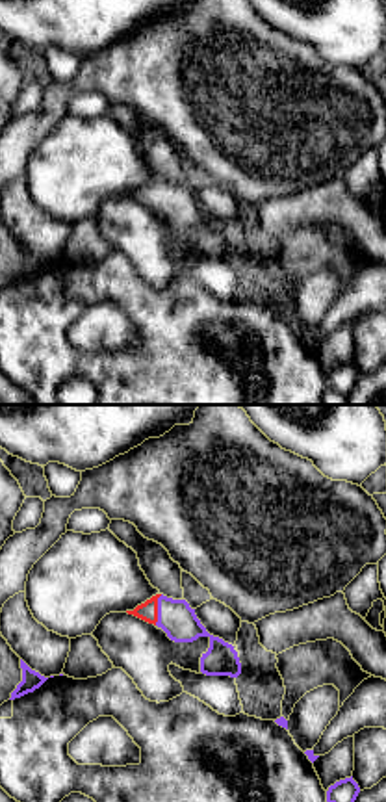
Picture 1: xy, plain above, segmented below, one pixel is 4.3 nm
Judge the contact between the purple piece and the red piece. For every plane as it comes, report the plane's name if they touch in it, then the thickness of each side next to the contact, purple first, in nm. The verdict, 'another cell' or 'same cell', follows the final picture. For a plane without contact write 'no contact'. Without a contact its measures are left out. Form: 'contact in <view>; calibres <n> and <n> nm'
contact in xy; calibres 160 and 90 nm

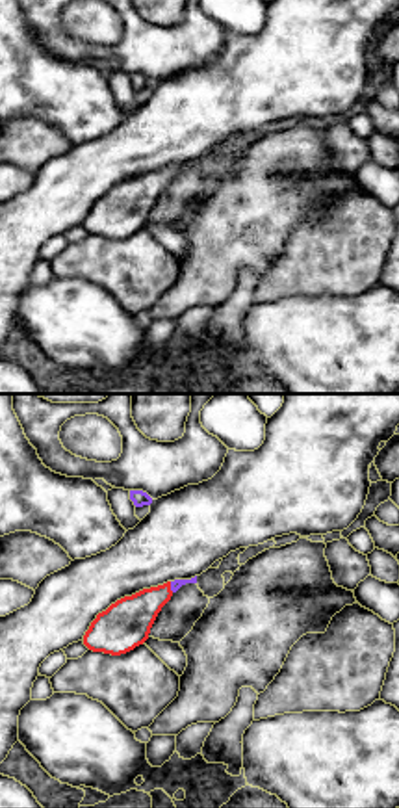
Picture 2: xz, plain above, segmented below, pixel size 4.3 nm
contact in xz; calibres 50 and 200 nm

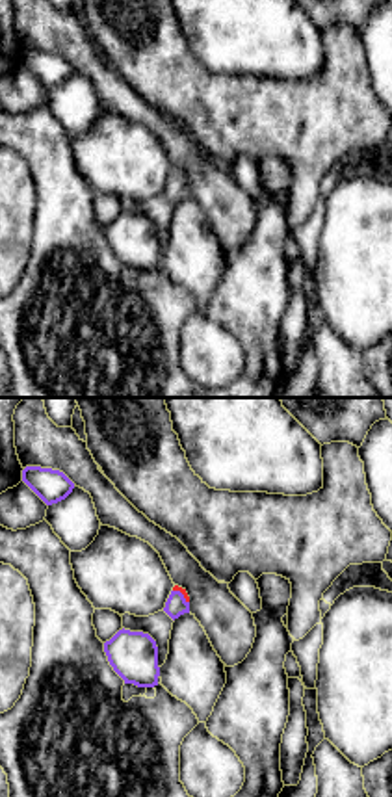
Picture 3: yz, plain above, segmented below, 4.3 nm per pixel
contact in yz; calibres 90 and 20 nm

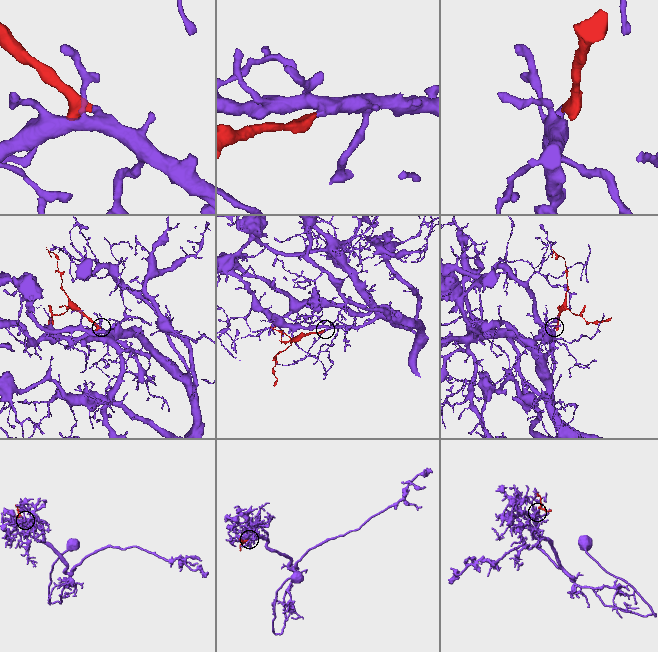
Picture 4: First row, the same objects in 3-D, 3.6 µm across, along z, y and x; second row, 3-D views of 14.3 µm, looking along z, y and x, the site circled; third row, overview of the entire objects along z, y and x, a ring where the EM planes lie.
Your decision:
same cell

